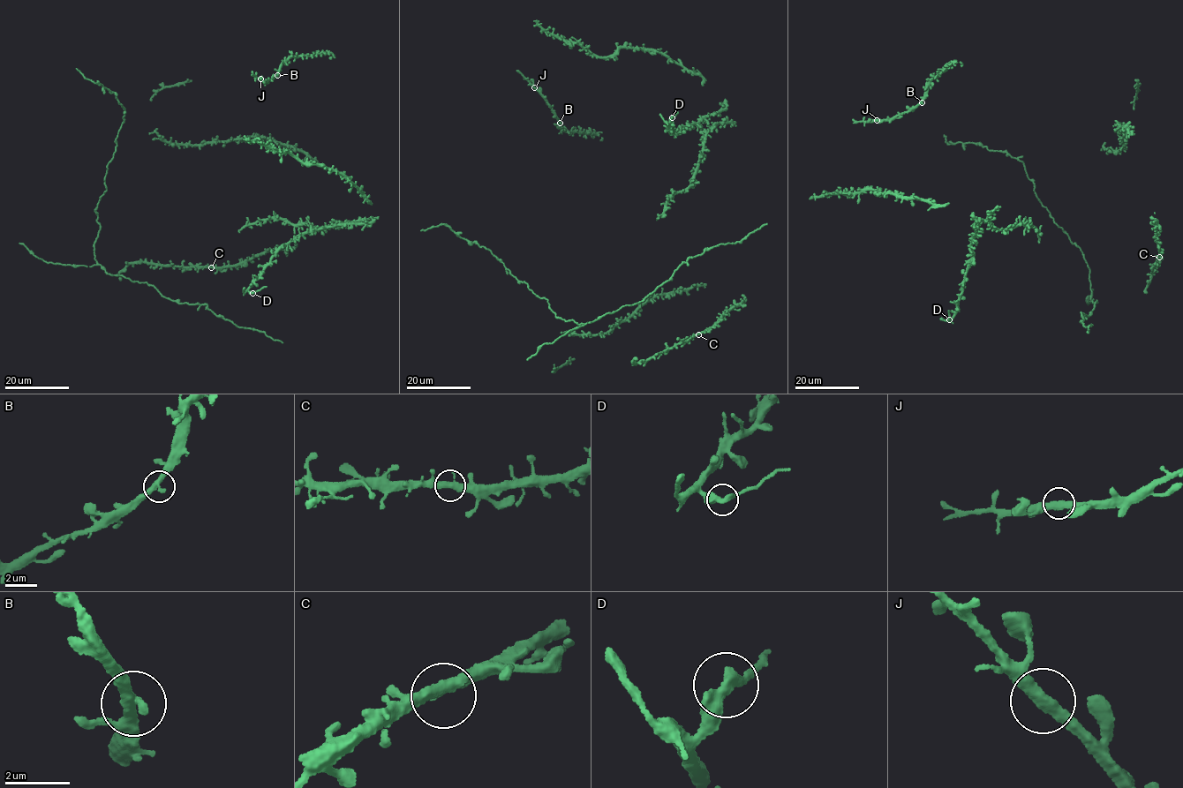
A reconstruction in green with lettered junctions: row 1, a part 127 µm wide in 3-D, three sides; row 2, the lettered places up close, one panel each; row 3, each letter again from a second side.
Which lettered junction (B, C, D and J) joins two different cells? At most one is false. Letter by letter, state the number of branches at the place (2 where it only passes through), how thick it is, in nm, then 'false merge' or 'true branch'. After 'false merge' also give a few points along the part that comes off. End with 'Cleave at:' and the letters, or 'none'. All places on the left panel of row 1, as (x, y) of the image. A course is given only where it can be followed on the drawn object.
B: branches 2; calibre 360 nm; true branch
C: branches 2; calibre 380 nm; true branch
D: branches 2; calibre 400 nm; false merge; course (252, 293), (267, 286)
J: branches 2; calibre 400 nm; true branch
Cleave at: D

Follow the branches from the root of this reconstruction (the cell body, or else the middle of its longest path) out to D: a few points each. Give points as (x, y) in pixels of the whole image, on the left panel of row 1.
D: (238, 232), (245, 226), (272, 218), (321, 229), (342, 223), (312, 229), (285, 243), (249, 288), (252, 293)

